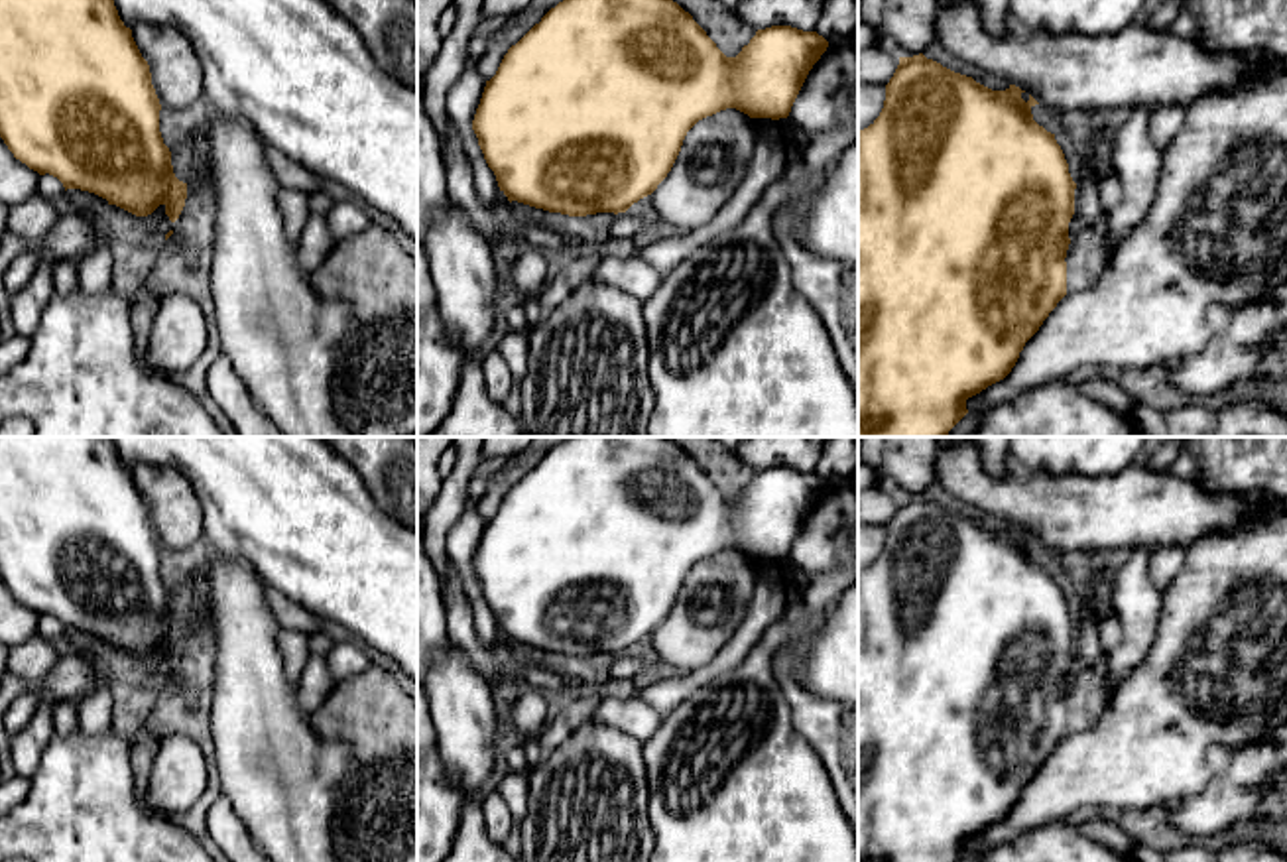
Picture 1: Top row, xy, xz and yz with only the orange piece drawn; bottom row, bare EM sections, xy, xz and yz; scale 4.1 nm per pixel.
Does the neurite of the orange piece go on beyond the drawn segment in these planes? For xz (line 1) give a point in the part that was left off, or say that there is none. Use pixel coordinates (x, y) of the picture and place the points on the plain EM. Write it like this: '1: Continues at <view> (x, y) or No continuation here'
1: No continuation here

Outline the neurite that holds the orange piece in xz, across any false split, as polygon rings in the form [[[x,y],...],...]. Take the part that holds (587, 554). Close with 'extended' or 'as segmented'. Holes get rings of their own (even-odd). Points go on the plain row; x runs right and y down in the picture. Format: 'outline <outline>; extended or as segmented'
outline [[[567,437],[551,449],[516,486],[504,496],[496,516],[486,522],[480,545],[476,549],[472,571],[494,612],[500,632],[508,642],[518,642],[549,653],[569,657],[586,657],[596,653],[626,653],[634,644],[651,636],[671,612],[687,573],[703,559],[726,549],[736,549],[750,559],[787,559],[791,547],[813,506],[827,492],[828,482],[817,472],[803,472],[791,466],[771,466],[758,470],[748,486],[736,498],[726,498],[706,472],[669,437]]]; as segmented

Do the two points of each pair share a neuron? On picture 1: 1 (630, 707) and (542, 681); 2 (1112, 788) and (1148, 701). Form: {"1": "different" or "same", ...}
{"1": "different", "2": "same"}

